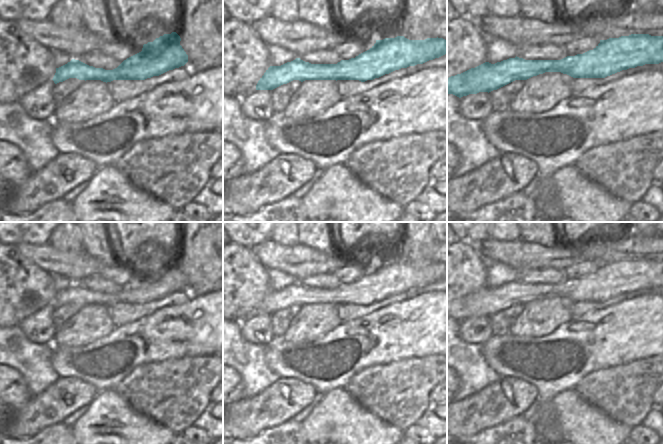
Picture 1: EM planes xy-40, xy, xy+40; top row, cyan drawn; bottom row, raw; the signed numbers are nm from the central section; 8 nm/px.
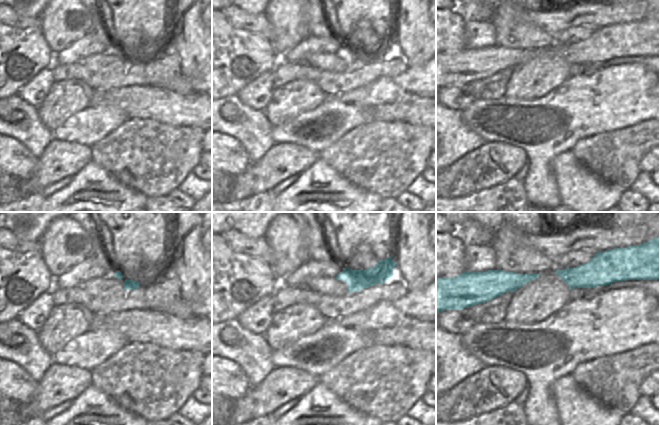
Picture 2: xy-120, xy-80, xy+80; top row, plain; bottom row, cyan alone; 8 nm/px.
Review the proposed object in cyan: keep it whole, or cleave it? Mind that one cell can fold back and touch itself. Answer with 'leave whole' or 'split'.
leave whole

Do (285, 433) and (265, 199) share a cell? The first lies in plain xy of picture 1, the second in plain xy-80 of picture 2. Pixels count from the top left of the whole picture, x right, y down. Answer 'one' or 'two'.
one

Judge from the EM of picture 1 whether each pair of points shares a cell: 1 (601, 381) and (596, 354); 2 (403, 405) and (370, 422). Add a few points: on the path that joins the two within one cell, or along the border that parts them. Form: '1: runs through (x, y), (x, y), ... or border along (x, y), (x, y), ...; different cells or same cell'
1: border along (622, 364), (591, 371), (579, 382); different cells
2: border along (359, 404), (399, 429); different cells

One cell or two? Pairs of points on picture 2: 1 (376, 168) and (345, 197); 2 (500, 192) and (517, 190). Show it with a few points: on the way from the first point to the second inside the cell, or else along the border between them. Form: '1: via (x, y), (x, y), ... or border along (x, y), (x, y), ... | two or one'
1: border along (338, 172), (352, 183), (379, 195) | two
2: via (504, 192), (513, 191) | one

